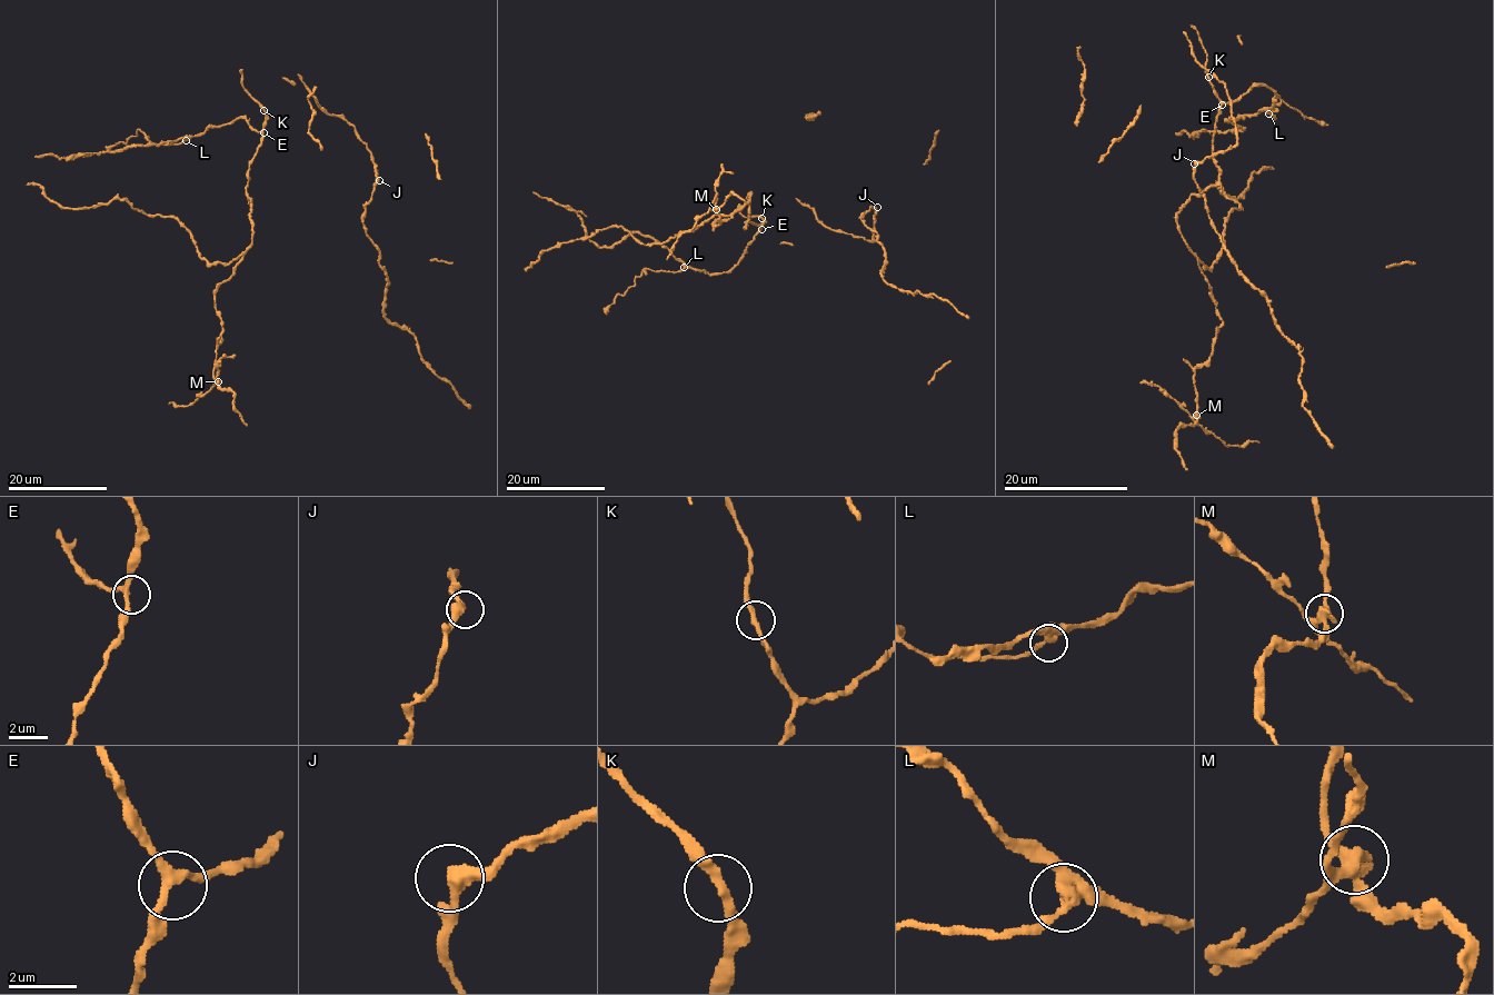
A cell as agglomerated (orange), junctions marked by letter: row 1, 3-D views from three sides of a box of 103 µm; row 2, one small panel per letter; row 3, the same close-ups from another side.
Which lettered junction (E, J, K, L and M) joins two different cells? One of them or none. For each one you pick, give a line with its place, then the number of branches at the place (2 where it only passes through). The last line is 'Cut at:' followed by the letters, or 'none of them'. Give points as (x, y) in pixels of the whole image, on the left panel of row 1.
M: Place: (218, 381). Branches: 3
Cut at: M

